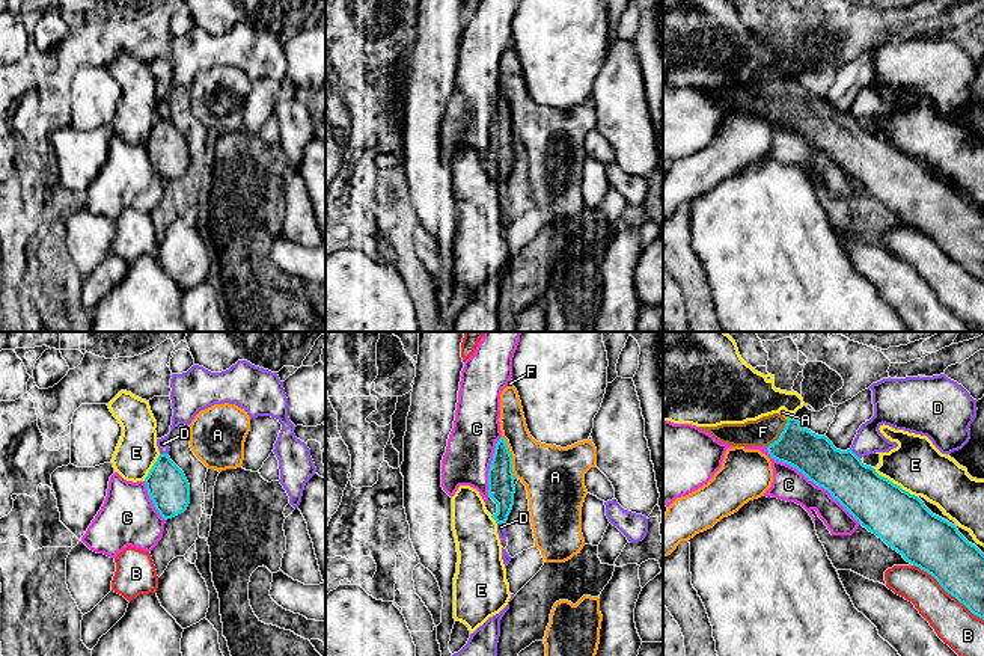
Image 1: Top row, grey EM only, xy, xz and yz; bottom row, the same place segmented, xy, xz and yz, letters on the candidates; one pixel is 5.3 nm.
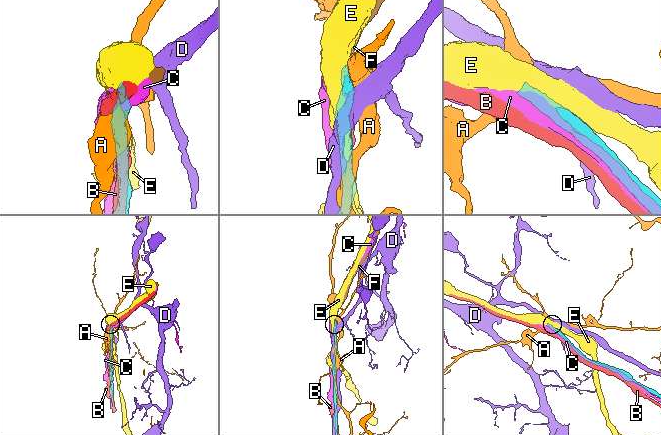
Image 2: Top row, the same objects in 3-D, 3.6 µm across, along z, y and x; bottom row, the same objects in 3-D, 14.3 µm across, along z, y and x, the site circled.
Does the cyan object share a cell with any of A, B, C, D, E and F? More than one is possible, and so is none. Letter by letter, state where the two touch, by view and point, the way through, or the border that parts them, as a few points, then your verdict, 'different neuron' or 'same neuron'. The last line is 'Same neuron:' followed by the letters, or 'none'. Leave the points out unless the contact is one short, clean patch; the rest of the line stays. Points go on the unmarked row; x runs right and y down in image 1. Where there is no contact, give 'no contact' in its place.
A: contact xz (511, 119); border xz (502, 98), (511, 118), (511, 133), (516, 139); different neuron
B: contact yz (948, 255); different neuron
C: contact yz (811, 142); different neuron
D: contact yz (855, 116); border yz (850, 110), (859, 121); different neuron
E: contact yz (895, 147); different neuron
F: contact yz (781, 97); way yz (814, 118), (788, 104), (781, 97), (763, 94); same neuron
Same neuron: F

